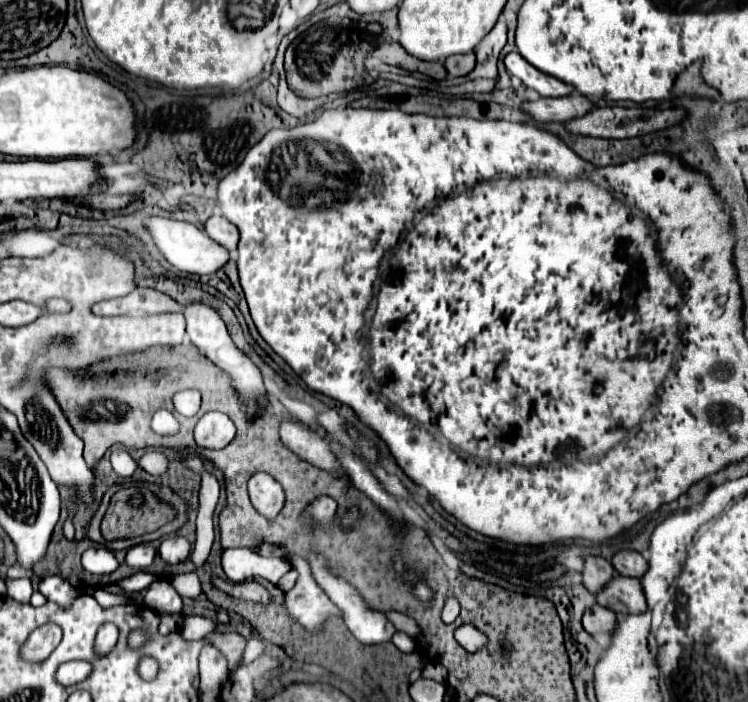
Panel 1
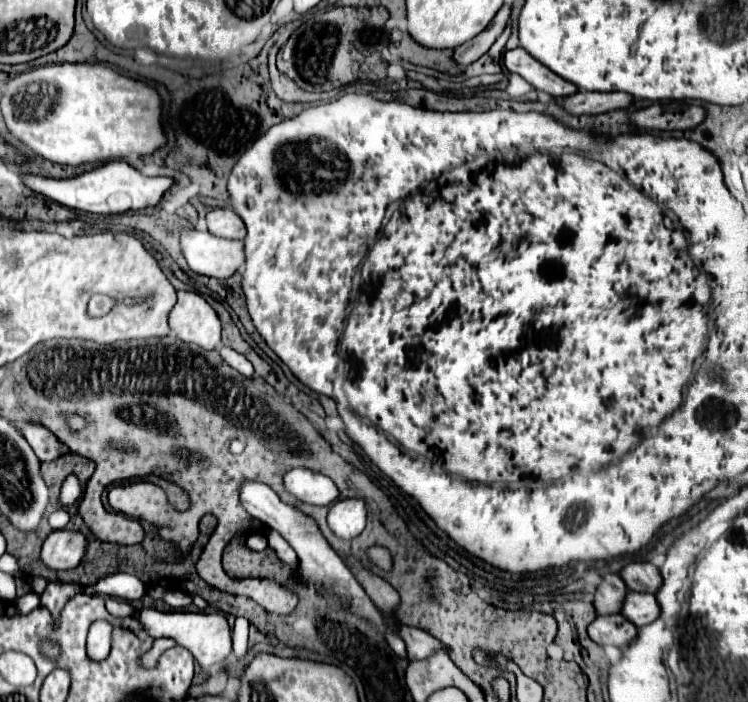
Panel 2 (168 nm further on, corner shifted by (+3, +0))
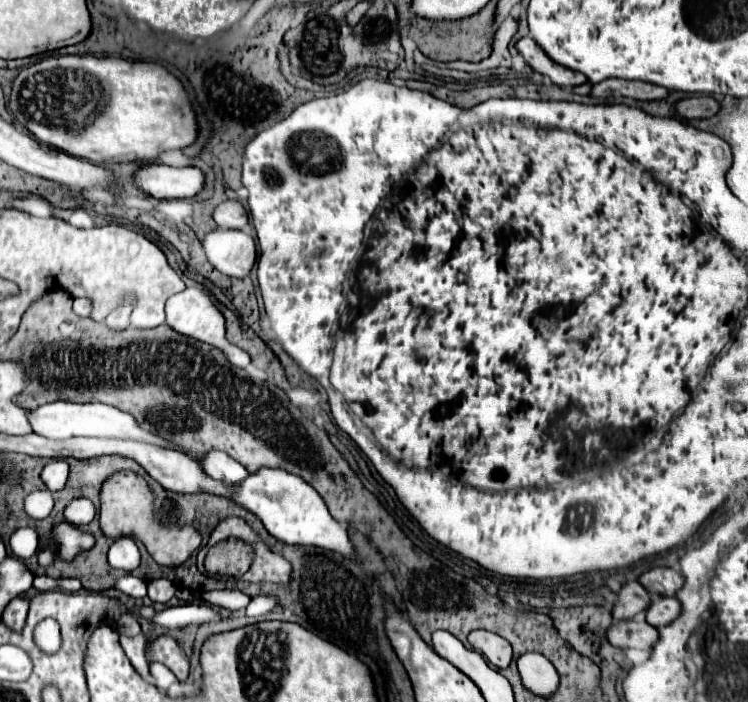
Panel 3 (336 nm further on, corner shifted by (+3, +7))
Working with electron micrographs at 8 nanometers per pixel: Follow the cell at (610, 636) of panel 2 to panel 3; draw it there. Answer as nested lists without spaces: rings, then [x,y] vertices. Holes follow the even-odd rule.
[[[629,619],[629,621],[615,621],[607,637],[611,645],[619,647],[633,664],[640,664],[650,658],[659,633],[655,627],[647,625],[645,619],[643,621]]]

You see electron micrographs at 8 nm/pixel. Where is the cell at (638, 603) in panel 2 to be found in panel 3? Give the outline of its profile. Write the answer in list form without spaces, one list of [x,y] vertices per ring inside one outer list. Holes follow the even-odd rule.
[[[657,597],[647,609],[647,623],[653,627],[665,627],[681,615],[681,603],[675,597]]]

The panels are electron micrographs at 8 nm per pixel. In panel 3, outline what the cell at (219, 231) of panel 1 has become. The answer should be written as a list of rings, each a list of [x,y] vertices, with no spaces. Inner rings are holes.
[[[233,199],[223,201],[215,209],[213,217],[221,229],[245,229],[249,225],[247,209],[239,201],[233,201]]]

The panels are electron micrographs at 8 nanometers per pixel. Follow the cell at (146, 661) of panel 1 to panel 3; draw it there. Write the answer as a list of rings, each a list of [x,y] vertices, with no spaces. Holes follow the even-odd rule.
[[[143,632],[135,637],[120,636],[120,643],[133,667],[141,669],[141,661],[145,654],[148,637]]]

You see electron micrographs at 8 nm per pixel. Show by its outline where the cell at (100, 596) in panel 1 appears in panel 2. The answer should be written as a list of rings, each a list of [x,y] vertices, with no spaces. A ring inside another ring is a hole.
[[[105,598],[105,606],[107,606],[107,610],[109,610],[113,616],[119,616],[119,618],[131,616],[131,614],[135,612],[135,608],[133,608],[129,602],[119,600],[119,598]]]

